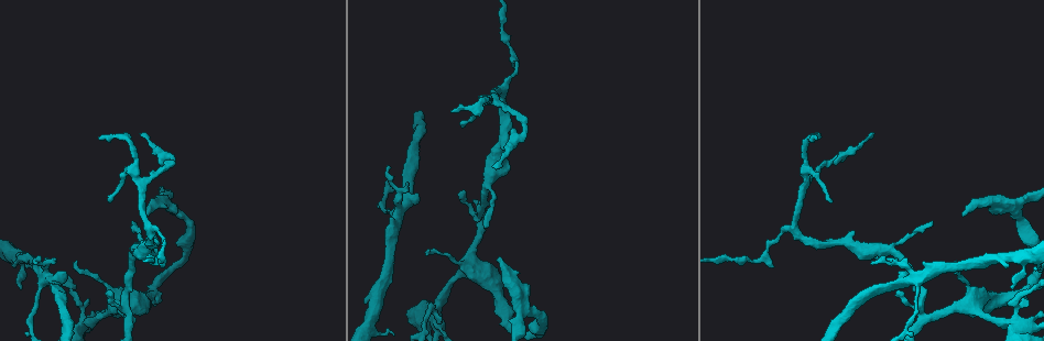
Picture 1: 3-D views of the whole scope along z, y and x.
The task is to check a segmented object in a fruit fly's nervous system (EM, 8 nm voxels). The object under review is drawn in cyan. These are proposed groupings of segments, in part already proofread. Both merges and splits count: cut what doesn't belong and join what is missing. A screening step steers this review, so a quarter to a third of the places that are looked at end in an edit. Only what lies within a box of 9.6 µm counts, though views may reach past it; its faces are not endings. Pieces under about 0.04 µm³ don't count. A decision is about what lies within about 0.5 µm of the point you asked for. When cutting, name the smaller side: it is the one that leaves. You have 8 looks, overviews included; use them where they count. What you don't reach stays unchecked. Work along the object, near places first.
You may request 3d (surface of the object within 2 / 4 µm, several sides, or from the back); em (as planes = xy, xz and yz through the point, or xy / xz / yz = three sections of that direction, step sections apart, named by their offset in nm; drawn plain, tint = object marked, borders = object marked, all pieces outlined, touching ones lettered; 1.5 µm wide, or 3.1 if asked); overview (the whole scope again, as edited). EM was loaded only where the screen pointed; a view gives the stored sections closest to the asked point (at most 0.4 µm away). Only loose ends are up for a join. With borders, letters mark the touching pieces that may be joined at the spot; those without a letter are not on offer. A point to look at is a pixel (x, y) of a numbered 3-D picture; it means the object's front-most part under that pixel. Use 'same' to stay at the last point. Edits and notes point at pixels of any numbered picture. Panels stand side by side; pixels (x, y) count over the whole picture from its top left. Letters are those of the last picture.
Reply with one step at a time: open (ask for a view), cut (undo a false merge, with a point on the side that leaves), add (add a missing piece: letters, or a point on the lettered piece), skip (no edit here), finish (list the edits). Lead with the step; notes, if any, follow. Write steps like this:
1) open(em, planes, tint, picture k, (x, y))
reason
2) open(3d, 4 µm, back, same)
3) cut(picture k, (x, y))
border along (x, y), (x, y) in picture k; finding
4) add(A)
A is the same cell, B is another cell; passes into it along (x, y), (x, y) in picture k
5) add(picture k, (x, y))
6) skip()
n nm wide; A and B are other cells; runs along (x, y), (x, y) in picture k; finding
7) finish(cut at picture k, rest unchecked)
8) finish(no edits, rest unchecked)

open(em, planes, plain, picture 1, (128, 315))
sharp bend

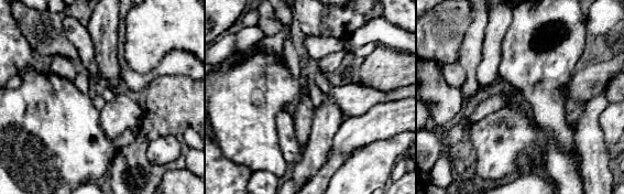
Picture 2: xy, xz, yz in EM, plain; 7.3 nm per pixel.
open(em, planes, tint, same)

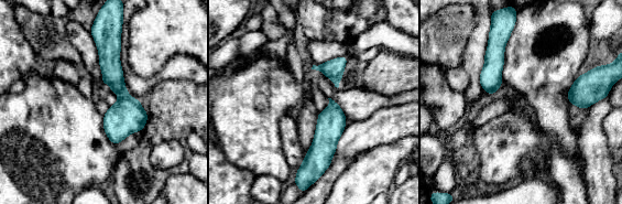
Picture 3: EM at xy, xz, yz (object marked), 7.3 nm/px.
open(em, planes, borders, same)
see the neighbours

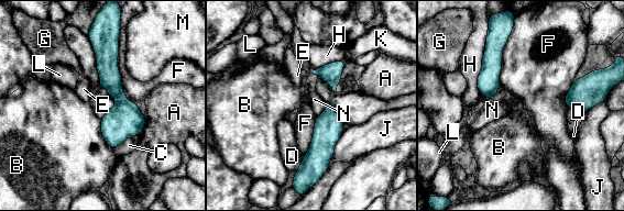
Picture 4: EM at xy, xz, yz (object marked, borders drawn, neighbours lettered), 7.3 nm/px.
skip()
A, B, C, D, E, F, G, H, J, K, L, M and N are other cells; border along (326, 102), (326, 109), (316, 117) in picture 4; continuous, no second cell

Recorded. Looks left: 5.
open(3d, 4 µm, back, picture 1, (931, 224))
branch stops here

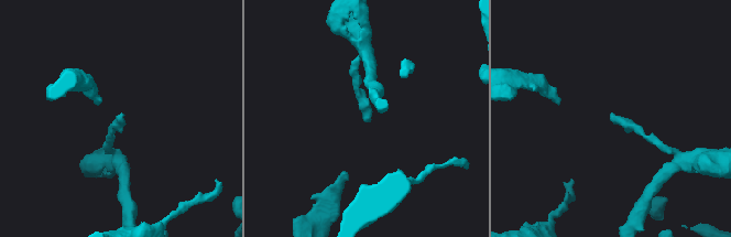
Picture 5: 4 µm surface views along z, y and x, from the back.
open(em, planes, borders, picture 5, (120, 115))

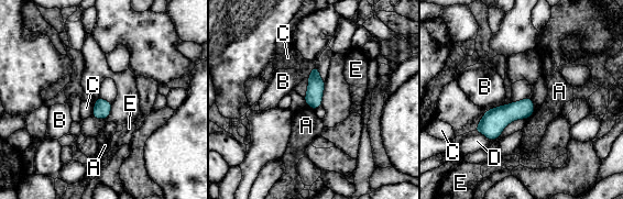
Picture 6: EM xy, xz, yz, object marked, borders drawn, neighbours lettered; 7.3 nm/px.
skip()
A, B, C, D and E are other cells; no lettered piece goes on from it

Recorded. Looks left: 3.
open(em, planes, tint, picture 1, (156, 259))
sharp bend

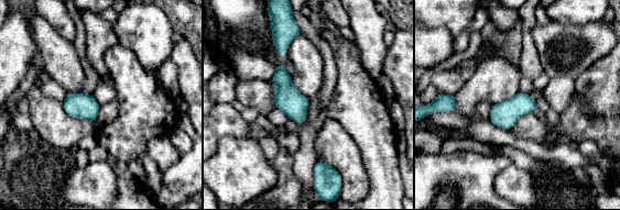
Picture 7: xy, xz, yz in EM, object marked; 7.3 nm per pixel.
open(em, planes, borders, same)
what lies round it

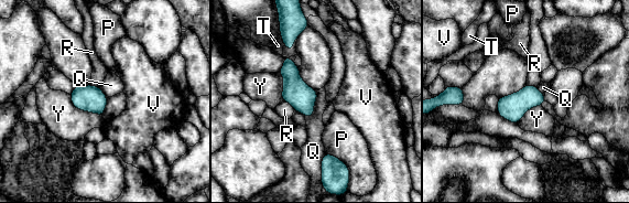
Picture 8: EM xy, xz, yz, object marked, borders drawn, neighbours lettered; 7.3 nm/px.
skip()
Y touches over 280 nm; P, Q, R, T, V and Y are other cells; border along (317, 91), (314, 113), (307, 117) in picture 8; continuous, no second cell

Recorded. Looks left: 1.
finish(no edits, rest unchecked)

